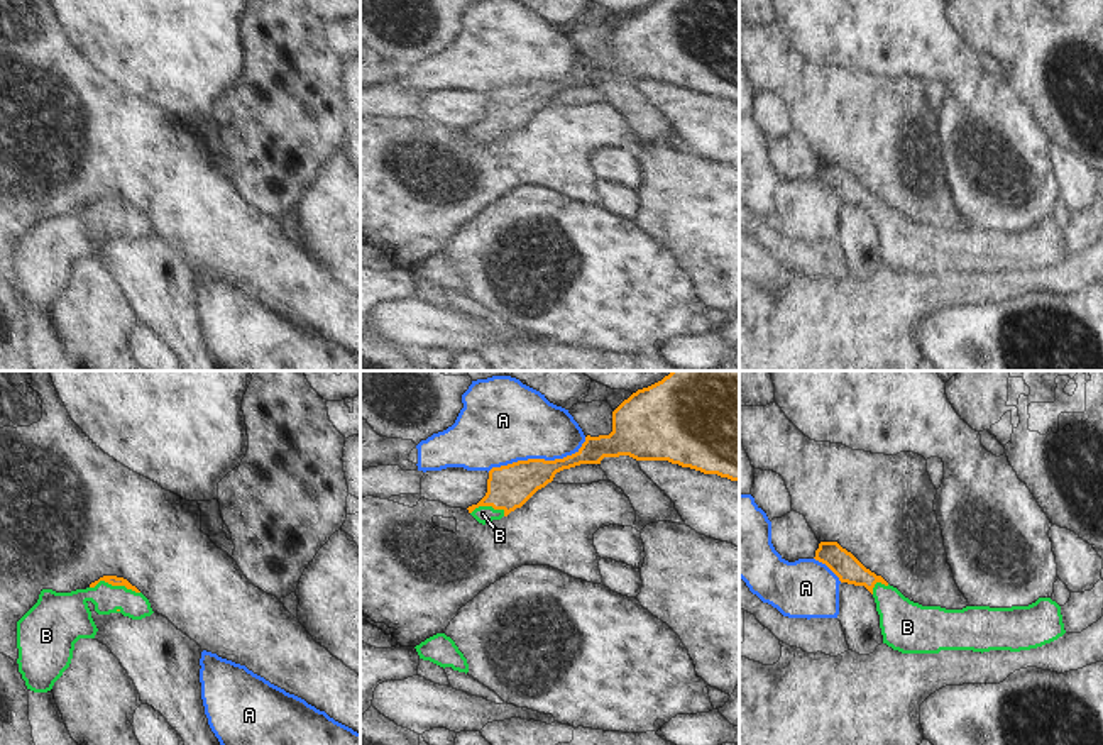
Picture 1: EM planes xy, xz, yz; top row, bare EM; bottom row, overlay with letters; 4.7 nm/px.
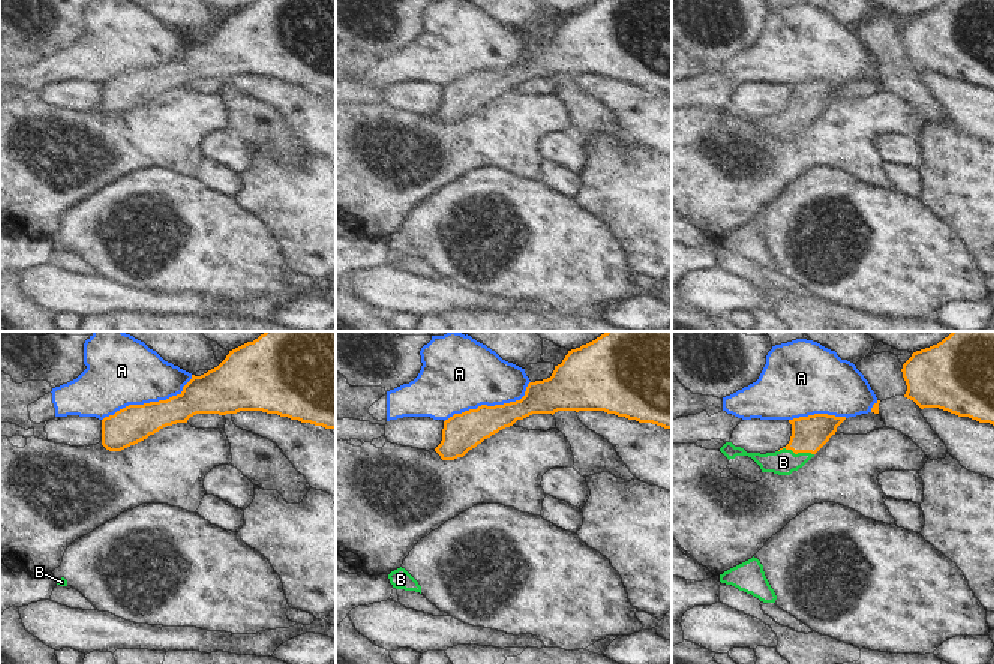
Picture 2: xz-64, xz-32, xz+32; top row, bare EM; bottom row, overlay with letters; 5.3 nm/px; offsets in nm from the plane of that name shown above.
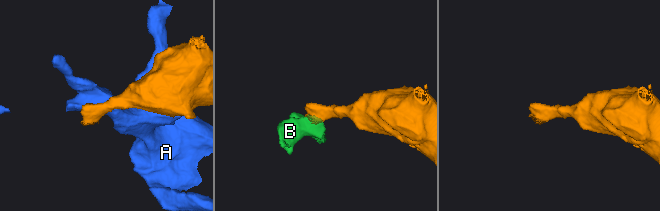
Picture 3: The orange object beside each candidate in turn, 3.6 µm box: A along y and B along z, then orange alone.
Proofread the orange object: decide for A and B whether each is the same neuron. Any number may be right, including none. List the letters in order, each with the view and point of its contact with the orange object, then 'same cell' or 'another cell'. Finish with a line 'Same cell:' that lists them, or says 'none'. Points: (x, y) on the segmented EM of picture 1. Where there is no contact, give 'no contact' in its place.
A: meets orange in xz at (538, 459); another cell
B: meets orange in xy at (115, 584); same cell
Same cell: B

